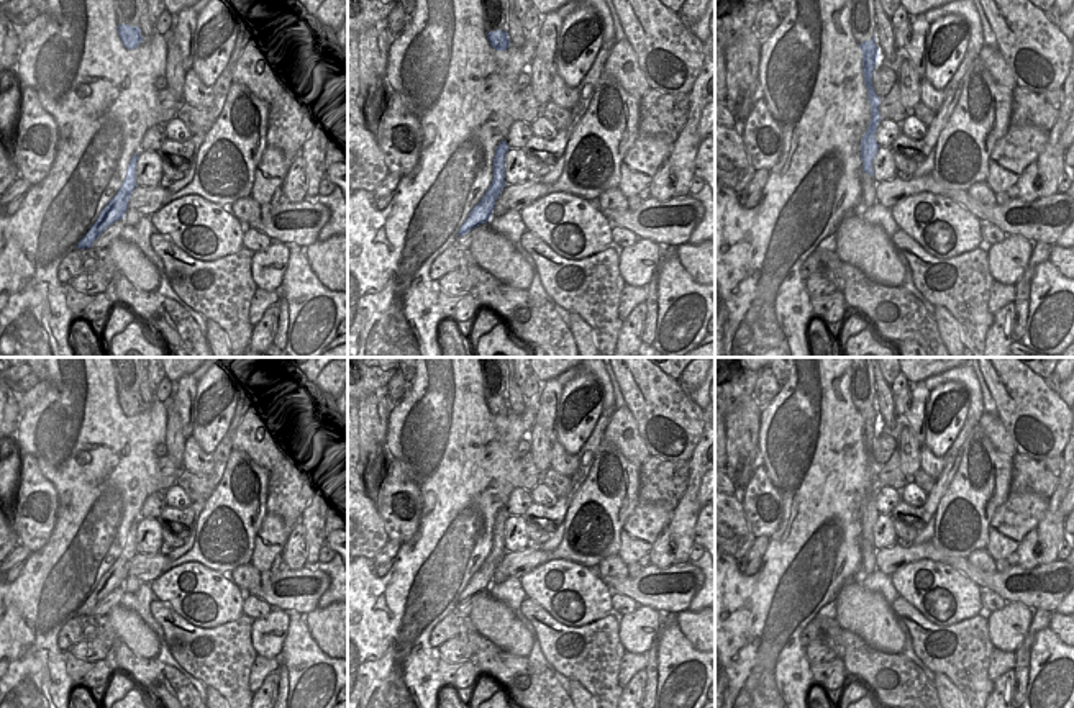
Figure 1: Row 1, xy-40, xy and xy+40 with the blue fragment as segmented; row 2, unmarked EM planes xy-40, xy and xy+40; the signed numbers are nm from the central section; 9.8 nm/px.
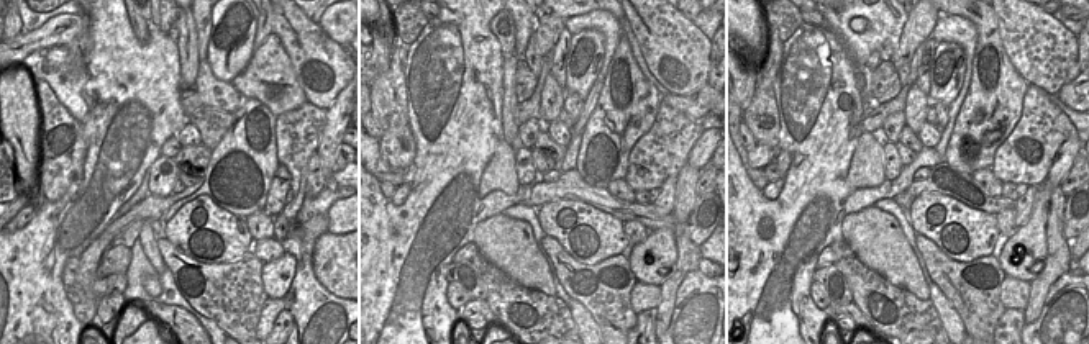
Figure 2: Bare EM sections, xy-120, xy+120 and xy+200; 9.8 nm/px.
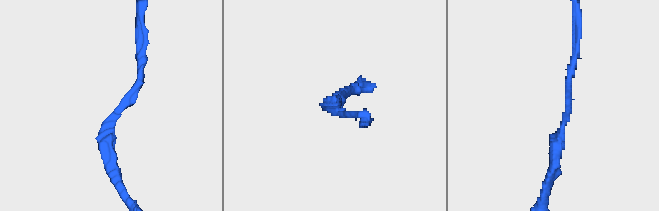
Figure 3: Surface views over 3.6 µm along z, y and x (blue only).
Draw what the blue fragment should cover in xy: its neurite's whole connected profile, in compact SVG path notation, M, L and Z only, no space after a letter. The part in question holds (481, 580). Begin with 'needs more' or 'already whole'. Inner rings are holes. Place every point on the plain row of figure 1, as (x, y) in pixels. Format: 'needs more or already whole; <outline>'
already whole; M502 508L495 515L495 524L494 524L494 546L489 554L489 557L484 560L480 569L471 577L467 587L459 595L457 603L464 603L472 595L477 595L479 592L487 590L492 585L495 569L498 562L502 560L505 551L505 521L508 520L507 508Z

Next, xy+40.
already whole; M876 403L871 408L861 410L859 415L862 418L862 442L864 442L864 451L867 456L867 465L871 472L869 495L866 497L861 506L861 528L862 528L862 539L874 544L872 528L879 516L879 511L876 508L876 498L877 498L877 492L882 488L879 482L881 465L876 462L874 454L872 454L872 441L874 441L874 434L877 433L877 426L879 426Z

